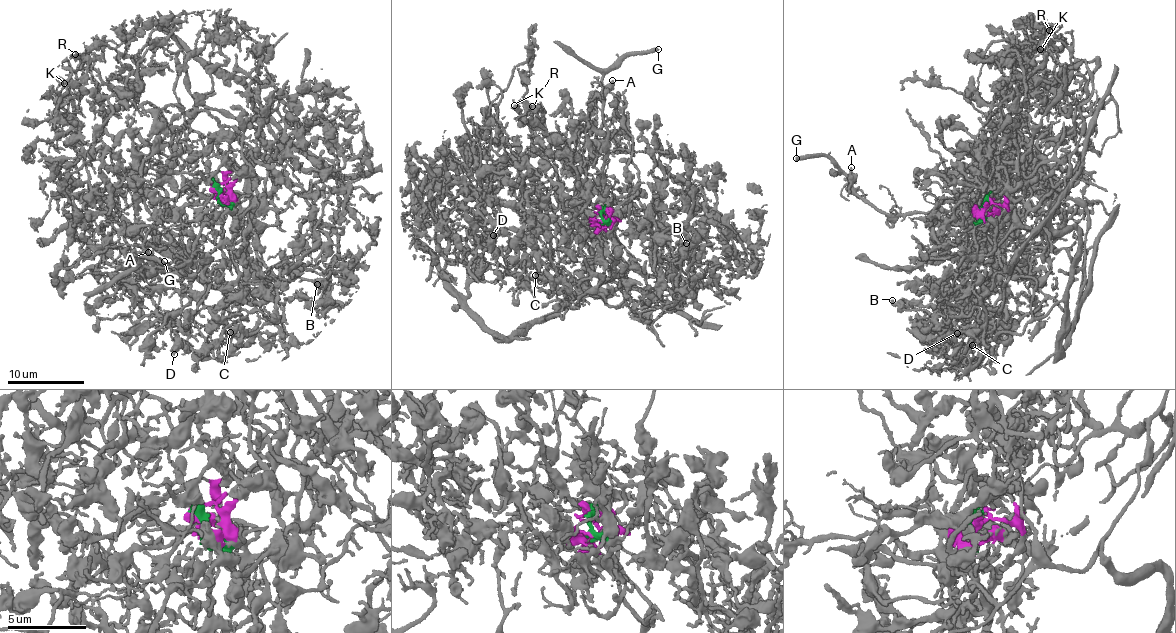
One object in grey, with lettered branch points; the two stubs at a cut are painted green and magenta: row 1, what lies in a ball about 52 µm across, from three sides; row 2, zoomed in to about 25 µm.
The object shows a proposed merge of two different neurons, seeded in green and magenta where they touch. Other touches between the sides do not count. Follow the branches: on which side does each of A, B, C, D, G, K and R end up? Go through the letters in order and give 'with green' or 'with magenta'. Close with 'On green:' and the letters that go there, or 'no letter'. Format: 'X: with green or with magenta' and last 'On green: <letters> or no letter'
A: with green
B: with magenta
C: with magenta
D: with magenta
G: with green
K: with magenta
R: with magenta
On green: A, G

